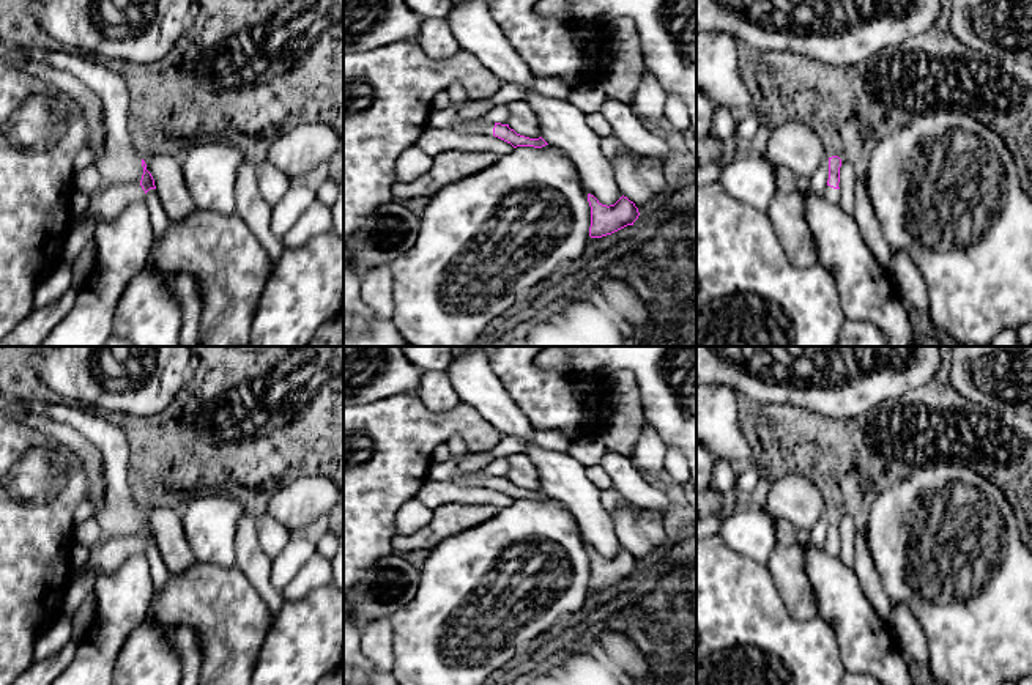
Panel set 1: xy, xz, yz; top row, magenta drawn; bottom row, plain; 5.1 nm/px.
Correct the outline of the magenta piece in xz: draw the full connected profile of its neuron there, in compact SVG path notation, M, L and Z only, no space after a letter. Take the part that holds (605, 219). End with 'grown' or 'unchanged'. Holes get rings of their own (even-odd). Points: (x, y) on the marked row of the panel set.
M588 194L591 206L591 238L602 238L611 235L627 225L633 225L640 213L633 202L621 197L614 205L602 205L594 195Z; unchanged

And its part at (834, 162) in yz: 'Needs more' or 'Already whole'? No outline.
Needs more

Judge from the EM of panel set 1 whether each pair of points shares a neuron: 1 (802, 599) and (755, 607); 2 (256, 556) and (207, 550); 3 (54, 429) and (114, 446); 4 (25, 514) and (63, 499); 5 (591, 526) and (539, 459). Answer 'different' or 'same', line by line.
1: different
2: different
3: different
4: same
5: same

